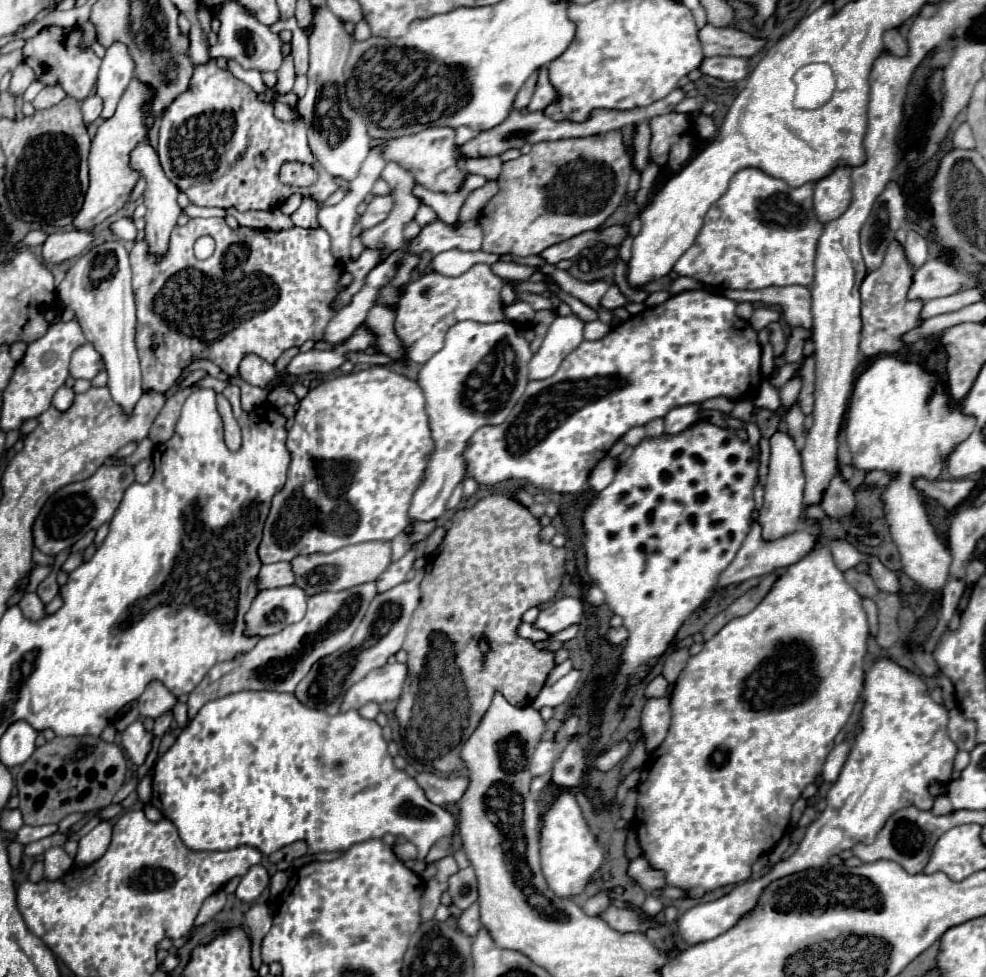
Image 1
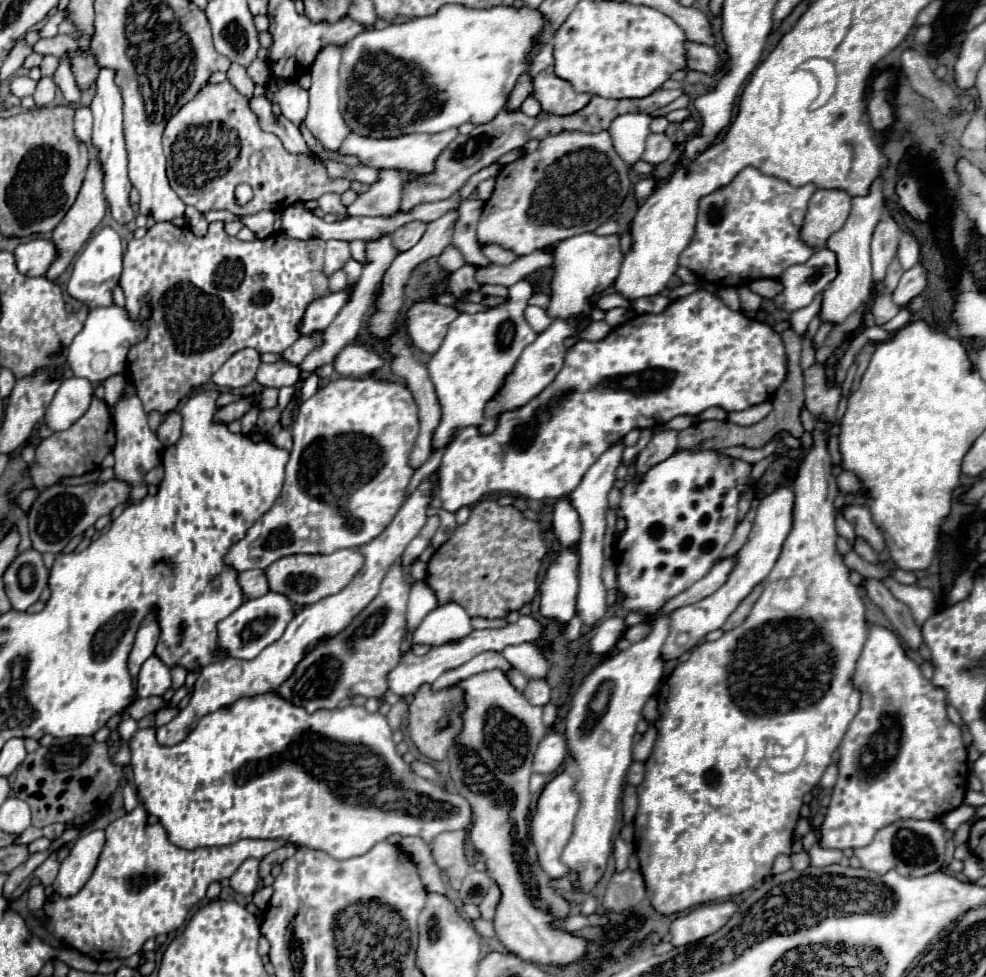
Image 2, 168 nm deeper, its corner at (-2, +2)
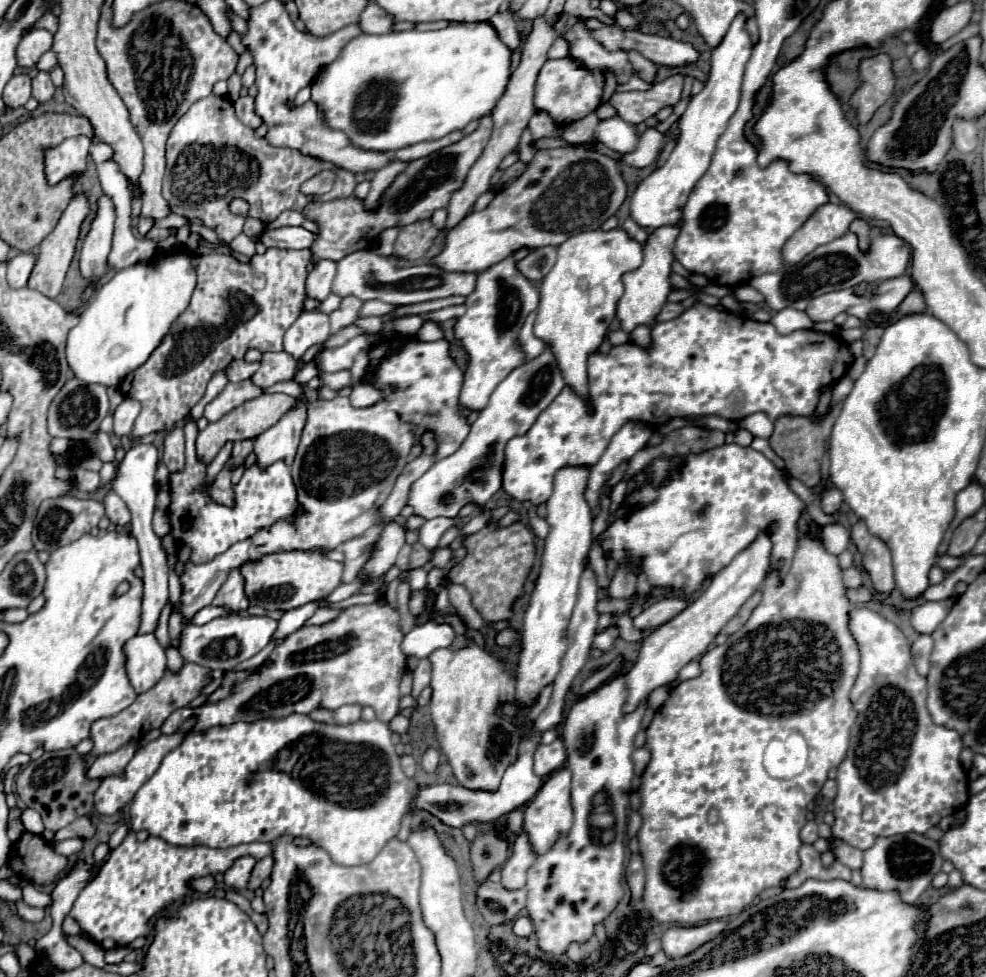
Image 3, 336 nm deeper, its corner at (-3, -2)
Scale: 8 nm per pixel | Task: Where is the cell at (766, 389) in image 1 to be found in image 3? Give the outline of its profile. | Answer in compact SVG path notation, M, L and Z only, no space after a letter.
M829 488L821 494L821 507L826 514L834 514L842 504L842 492L838 488Z

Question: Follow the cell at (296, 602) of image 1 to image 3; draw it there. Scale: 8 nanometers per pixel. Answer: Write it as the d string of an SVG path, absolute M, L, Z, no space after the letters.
M230 614L224 618L216 618L204 626L196 626L196 624L186 626L186 630L182 632L182 644L178 650L186 662L194 662L210 670L228 672L230 668L236 668L244 660L258 654L272 640L276 626L278 626L278 620L270 616Z

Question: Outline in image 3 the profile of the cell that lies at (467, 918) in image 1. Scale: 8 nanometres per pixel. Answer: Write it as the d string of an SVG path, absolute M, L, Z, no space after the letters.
M526 834L518 836L514 842L514 850L512 856L508 858L508 862L502 866L502 880L500 884L506 890L520 890L526 886L526 872L534 862L534 852L526 840Z

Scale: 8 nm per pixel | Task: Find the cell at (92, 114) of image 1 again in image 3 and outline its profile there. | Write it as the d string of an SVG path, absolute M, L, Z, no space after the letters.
M74 136L44 154L46 156L46 176L50 184L58 184L58 180L70 174L80 176L84 172L90 142L92 140L88 136Z

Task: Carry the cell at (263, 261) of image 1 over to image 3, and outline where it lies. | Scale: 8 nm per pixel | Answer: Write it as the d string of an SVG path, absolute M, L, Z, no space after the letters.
M184 246L178 252L192 258L198 282L188 308L172 324L162 344L120 384L124 396L142 404L134 436L170 430L182 422L204 396L210 378L226 370L232 360L244 358L248 350L282 352L284 332L304 312L308 298L306 278L314 268L312 250L268 248L264 254L254 254L250 262L240 262L230 254L200 256Z

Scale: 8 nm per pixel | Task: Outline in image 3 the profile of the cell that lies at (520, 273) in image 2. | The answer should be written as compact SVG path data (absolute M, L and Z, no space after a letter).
M358 250L338 262L338 276L334 278L332 292L338 296L358 296L362 302L376 298L390 304L418 304L454 294L468 296L476 290L476 278L474 272L446 272L436 266L408 266L398 270L392 258L384 258L374 250Z

